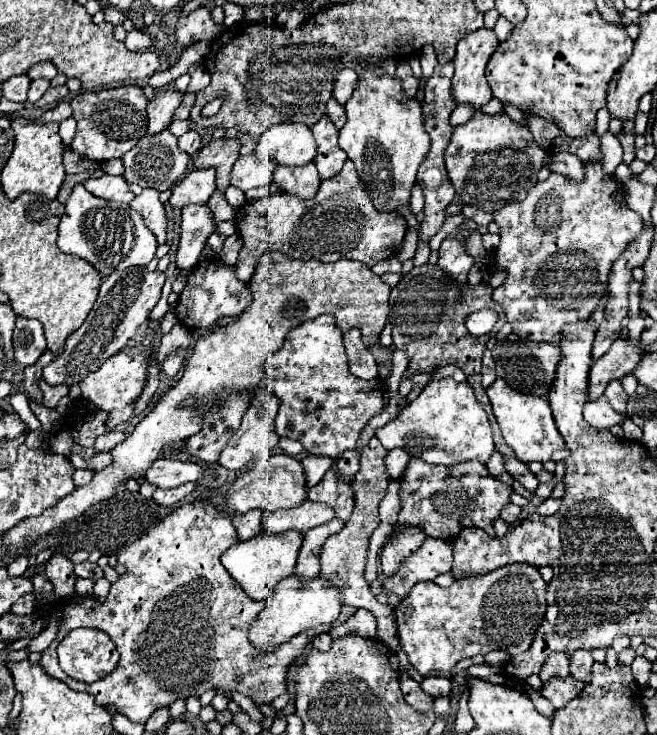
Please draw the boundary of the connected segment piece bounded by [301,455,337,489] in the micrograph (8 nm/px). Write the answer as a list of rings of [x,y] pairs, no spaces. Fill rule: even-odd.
[[[307,455],[307,457],[303,457],[301,467],[303,467],[303,473],[307,477],[307,489],[317,485],[317,481],[321,481],[325,471],[331,469],[335,463],[337,463],[335,457],[323,457],[323,455]]]

